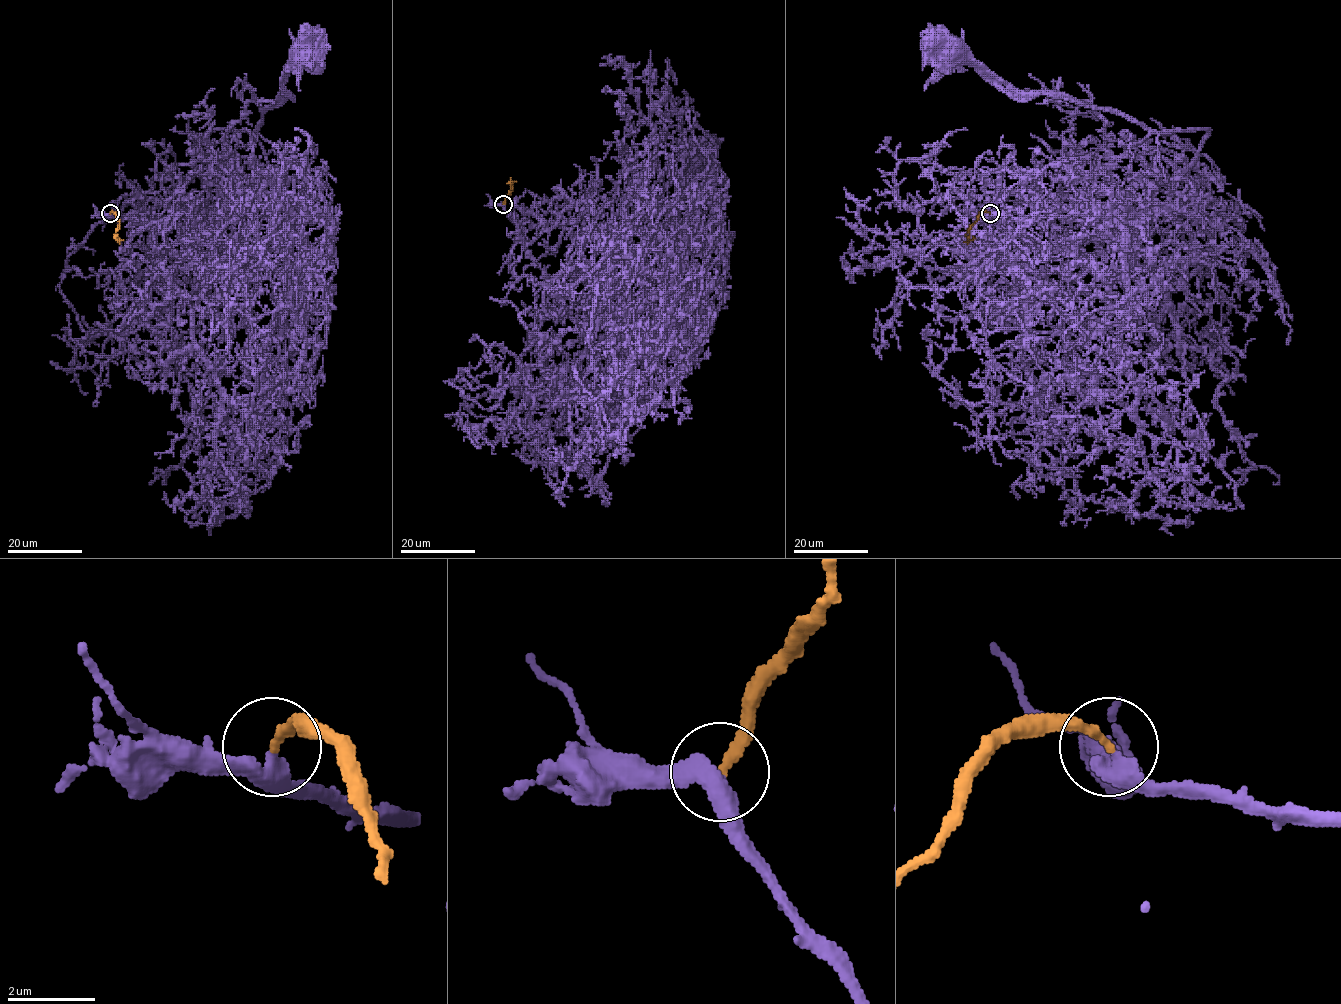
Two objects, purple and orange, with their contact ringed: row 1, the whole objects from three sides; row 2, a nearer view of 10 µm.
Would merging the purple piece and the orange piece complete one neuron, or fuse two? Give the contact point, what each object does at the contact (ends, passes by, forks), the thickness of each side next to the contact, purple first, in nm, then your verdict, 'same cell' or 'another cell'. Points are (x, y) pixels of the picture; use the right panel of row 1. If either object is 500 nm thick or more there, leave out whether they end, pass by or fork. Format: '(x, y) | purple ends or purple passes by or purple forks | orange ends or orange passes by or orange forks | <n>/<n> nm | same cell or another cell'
(990, 213) | purple passes by | orange ends | 360/240 nm | same cell

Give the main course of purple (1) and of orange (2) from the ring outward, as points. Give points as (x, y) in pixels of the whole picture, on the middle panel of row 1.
1: (503, 204), (548, 303), (604, 353), (621, 398), (594, 415), (611, 420), (656, 345), (677, 202), (697, 159)
2: (502, 204), (511, 191), (512, 185), (508, 183), (512, 188)

